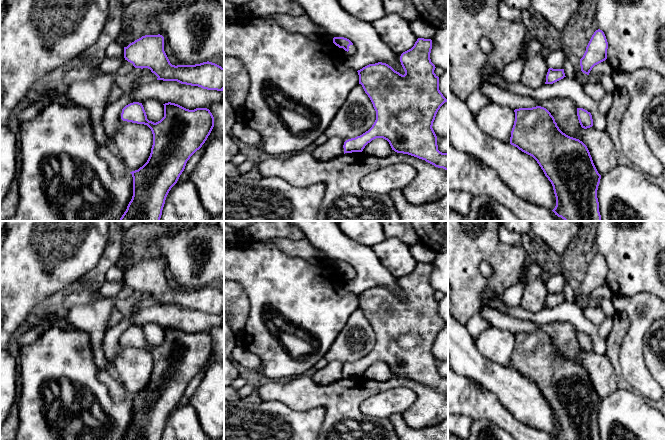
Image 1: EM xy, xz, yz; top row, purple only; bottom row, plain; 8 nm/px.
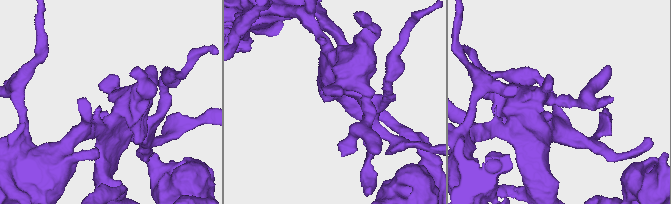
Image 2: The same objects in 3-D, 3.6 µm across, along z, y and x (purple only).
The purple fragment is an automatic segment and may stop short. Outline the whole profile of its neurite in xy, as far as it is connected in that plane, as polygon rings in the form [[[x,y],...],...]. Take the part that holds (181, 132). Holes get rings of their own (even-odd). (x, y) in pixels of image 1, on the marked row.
[[[133,102],[122,109],[123,121],[147,125],[153,134],[153,145],[147,162],[130,172],[133,196],[119,221],[160,221],[166,197],[177,183],[187,161],[207,140],[214,127],[214,117],[207,108],[186,109],[175,103],[165,103],[164,117],[154,123],[147,119],[142,103]]]

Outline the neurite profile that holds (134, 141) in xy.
[[[123,121],[119,130],[113,135],[119,156],[129,172],[138,170],[148,160],[153,145],[151,129],[144,124]]]

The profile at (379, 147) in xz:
[[[376,138],[368,143],[362,152],[369,156],[384,158],[388,156],[391,151],[392,148],[387,140]]]

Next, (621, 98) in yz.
[[[616,87],[612,94],[612,104],[607,112],[606,132],[612,139],[617,152],[618,166],[635,167],[634,164],[624,155],[619,138],[619,128],[626,108],[630,103],[630,95],[626,88]]]

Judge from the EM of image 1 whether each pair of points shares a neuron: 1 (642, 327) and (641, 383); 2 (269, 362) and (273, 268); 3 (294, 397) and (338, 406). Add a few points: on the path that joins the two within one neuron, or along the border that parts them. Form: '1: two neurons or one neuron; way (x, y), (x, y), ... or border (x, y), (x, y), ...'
1: one neuron; way (634, 341), (634, 369)
2: one neuron; way (259, 339), (260, 305), (272, 291)
3: one neuron; way (305, 397), (327, 397)

